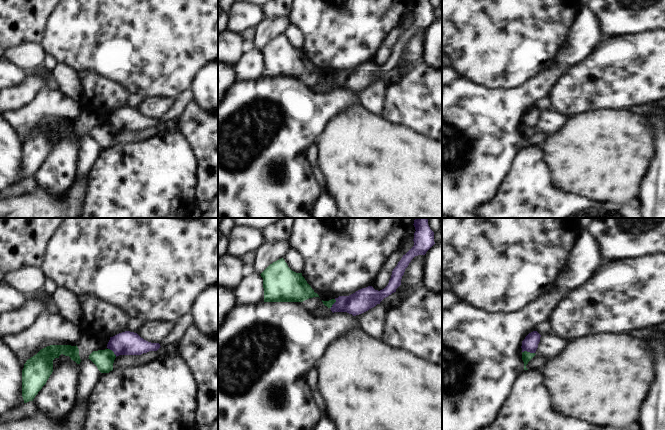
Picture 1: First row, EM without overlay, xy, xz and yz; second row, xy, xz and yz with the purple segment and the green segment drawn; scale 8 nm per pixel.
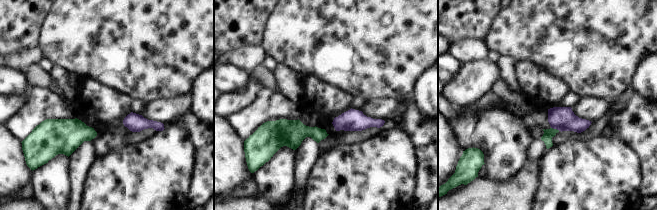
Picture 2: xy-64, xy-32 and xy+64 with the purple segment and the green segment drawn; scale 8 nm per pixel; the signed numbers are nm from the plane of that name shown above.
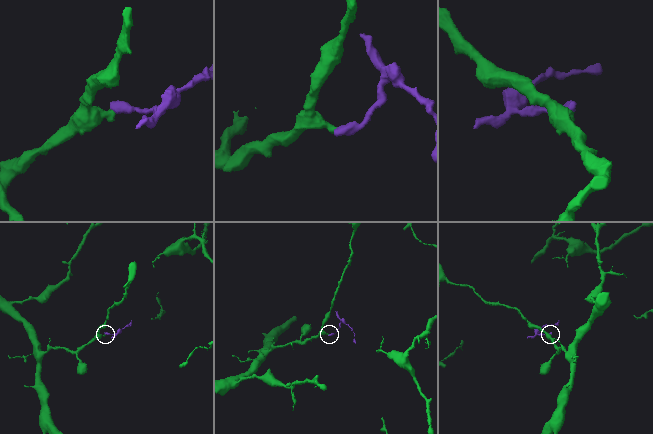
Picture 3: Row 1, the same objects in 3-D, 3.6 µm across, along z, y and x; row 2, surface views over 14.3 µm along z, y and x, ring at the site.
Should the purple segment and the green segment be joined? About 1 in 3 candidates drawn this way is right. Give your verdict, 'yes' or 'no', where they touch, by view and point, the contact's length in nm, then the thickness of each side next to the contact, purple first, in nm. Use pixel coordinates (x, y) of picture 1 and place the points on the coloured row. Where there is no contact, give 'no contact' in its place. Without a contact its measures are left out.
no; meets purple in yz at (528, 351); contact 110 nm long; 130 nm thick on the purple side, 80 nm on the other

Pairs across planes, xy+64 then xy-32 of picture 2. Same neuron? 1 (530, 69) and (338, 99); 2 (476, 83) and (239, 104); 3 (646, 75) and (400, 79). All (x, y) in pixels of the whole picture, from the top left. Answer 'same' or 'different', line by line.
1: same
2: same
3: different

